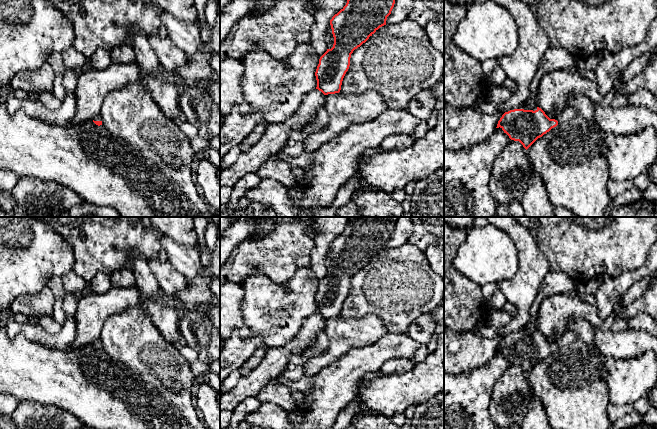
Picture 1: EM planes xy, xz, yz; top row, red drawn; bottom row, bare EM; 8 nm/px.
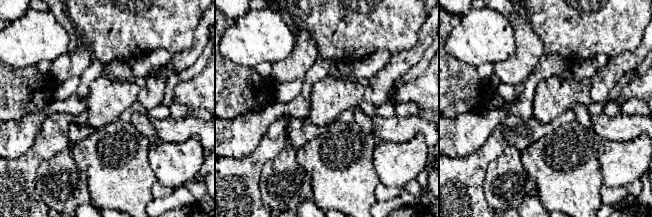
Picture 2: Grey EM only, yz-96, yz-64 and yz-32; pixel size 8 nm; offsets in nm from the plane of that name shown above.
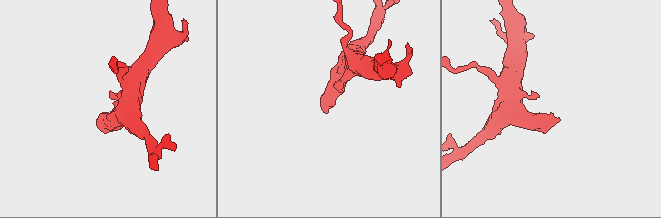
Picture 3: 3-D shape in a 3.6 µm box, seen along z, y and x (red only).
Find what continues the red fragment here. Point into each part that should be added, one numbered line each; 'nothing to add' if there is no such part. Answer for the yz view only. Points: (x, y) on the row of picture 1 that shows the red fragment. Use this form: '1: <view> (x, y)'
1: yz (568, 113)

